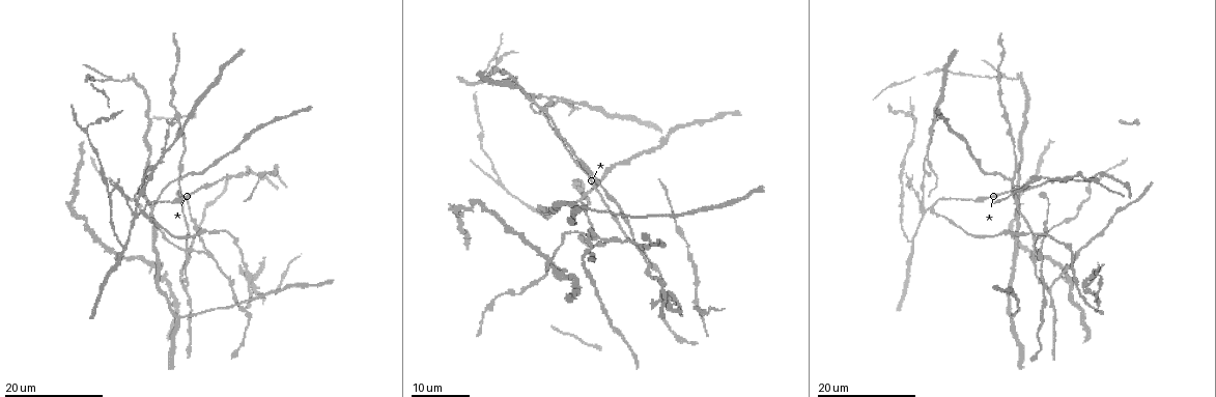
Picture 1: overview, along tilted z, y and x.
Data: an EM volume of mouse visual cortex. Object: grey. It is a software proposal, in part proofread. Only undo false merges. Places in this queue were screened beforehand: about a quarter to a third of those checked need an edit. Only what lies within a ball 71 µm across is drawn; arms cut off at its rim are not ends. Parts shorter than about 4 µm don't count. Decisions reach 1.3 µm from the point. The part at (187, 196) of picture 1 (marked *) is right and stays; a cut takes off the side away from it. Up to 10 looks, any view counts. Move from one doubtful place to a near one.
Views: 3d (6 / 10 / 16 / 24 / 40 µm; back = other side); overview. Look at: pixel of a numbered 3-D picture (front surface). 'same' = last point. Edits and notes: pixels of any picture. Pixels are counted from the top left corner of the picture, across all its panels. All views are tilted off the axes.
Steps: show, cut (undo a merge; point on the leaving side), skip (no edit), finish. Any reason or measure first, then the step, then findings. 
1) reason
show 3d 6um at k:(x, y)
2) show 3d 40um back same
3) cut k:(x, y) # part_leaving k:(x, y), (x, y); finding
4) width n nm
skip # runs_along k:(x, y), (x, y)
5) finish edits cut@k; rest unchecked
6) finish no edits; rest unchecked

three arms meet
show 3d 16um at 1:(207, 254)

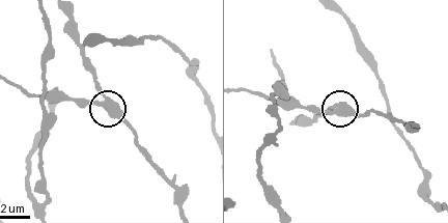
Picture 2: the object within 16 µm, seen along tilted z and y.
closer look
show 3d 6um at 2:(108, 100)

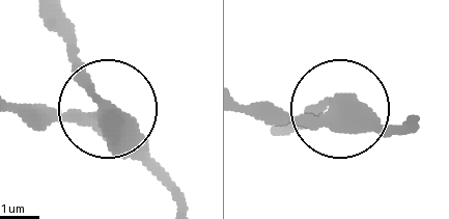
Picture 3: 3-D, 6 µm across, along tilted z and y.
side_arm 16 um
skip # runs_along 3:(11, 108), (91, 117), (105, 107), (45, 21); all the same neuron

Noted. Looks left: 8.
show 3d 24um at 1:(1048, 288)

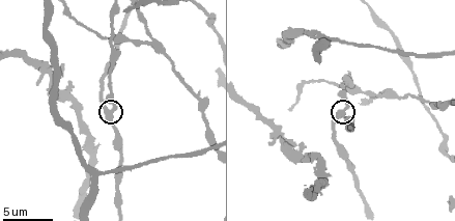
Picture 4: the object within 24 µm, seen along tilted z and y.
show 3d 6um at 4:(106, 110)

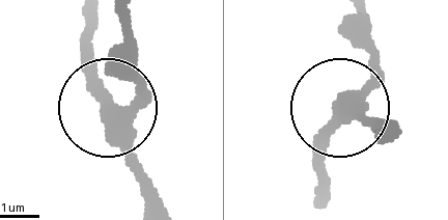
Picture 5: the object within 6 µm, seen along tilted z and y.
arms 4
skip # runs_along 5:(128, 28), (138, 85), (112, 106), (108, 133), (148, 201); continuous, no second neuron

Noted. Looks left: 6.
looks like a crossing
show 3d 24um at 1:(1012, 179)

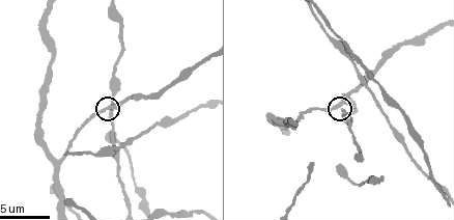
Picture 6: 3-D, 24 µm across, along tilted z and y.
closer look
show 3d 6um at 6:(102, 110)

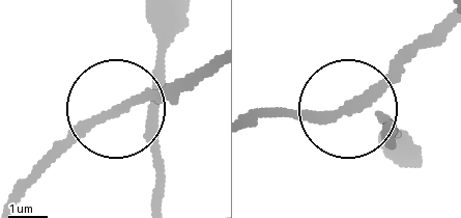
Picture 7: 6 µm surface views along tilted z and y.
skip # one neuron here

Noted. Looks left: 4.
two arms in line, one across
show 3d 24um at 1:(501, 184)

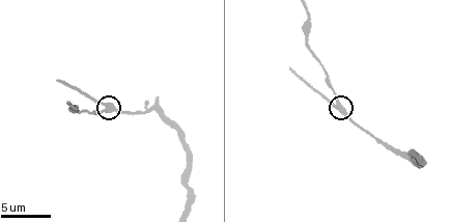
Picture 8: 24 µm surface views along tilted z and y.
show 3d 10um at 8:(108, 107)

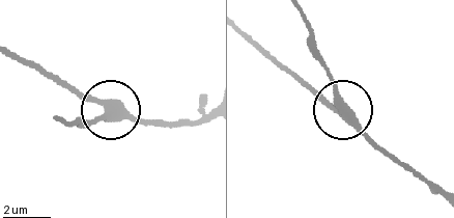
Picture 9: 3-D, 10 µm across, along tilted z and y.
side_arm 8 um
skip # runs_along 9:(440, 194), (350, 114), (314, 96), (293, 73); continuous, no second neuron

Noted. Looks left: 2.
sudden change in width
show 3d 16um at 1:(472, 207)

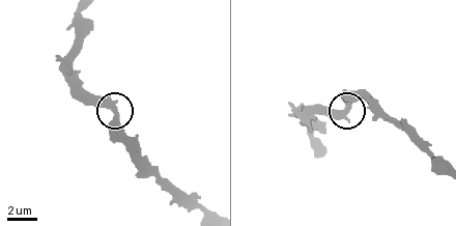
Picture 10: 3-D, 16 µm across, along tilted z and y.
show 3d 10um at 10:(111, 105)

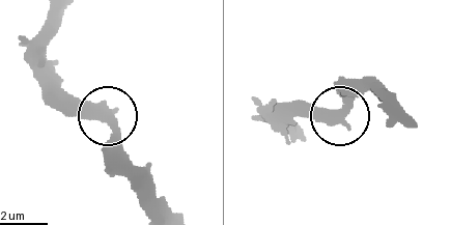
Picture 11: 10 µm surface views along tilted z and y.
skip # one neuron here

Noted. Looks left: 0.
finish no edits; rest unchecked

